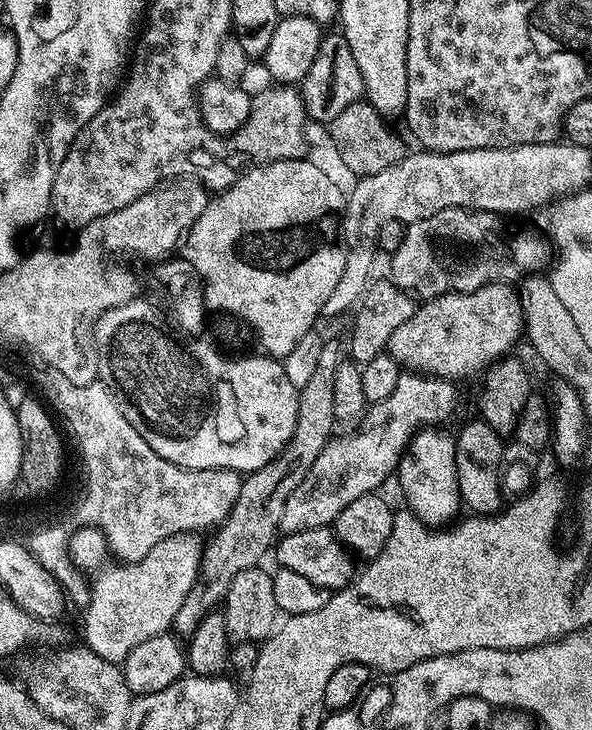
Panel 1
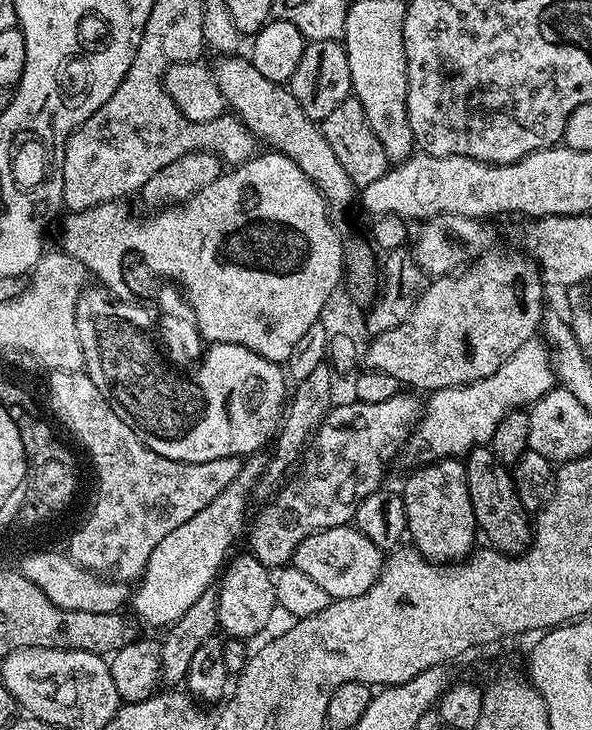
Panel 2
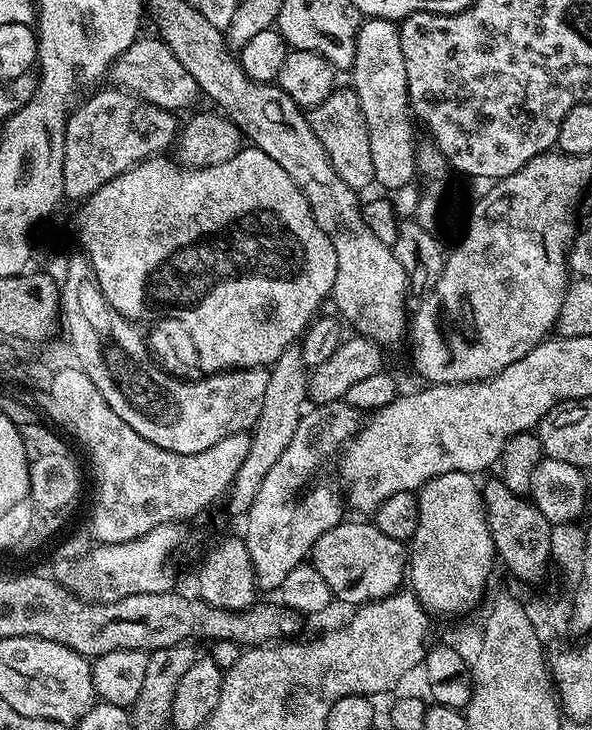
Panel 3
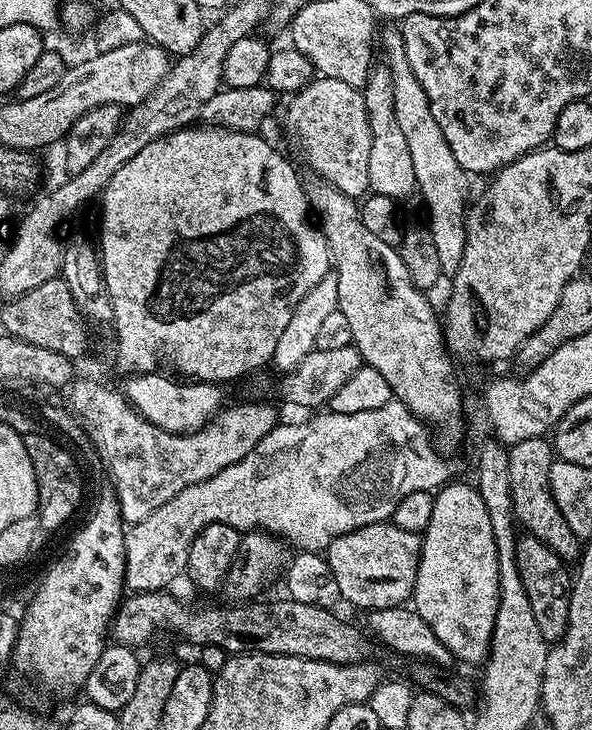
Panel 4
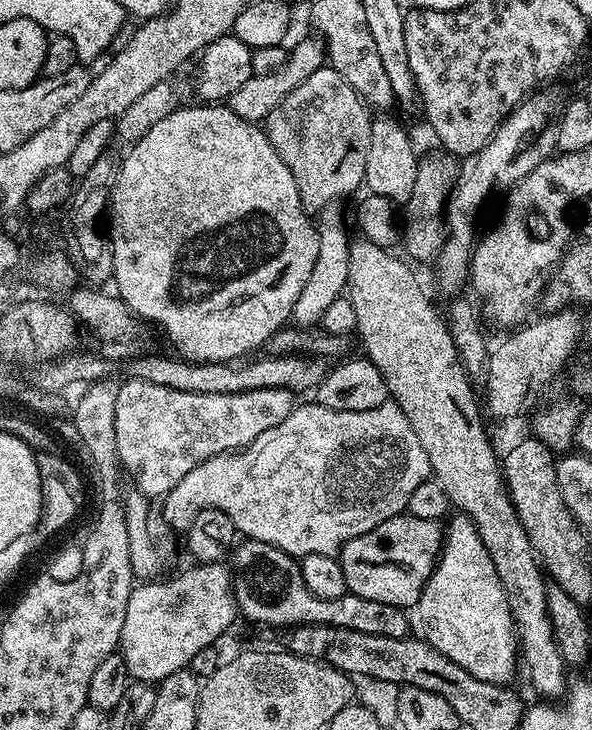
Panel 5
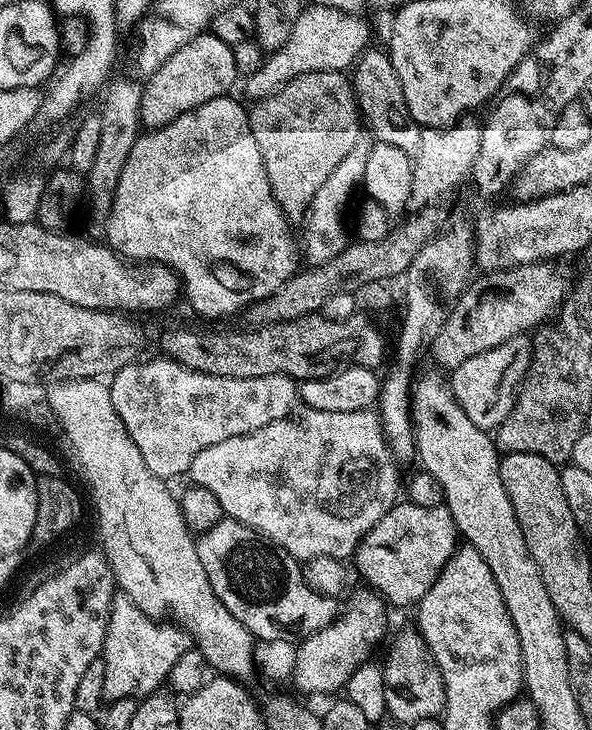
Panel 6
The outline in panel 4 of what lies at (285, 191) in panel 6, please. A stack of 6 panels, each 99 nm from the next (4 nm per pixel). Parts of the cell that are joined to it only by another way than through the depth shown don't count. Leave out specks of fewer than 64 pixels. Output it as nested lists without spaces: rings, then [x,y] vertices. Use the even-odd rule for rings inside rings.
[[[317,75],[301,92],[295,93],[288,104],[288,128],[302,151],[308,155],[320,179],[333,184],[342,194],[360,198],[369,191],[370,182],[370,122],[366,114],[366,102],[361,89],[350,86],[346,82],[338,82],[338,78],[326,78]]]

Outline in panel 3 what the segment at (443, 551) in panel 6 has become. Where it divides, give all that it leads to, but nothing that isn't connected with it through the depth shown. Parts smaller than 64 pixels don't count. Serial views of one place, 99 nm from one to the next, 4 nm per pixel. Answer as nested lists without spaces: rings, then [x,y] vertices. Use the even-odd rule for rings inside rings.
[[[349,519],[334,530],[326,530],[312,548],[310,562],[322,574],[326,586],[330,586],[333,597],[344,604],[359,606],[371,604],[401,591],[406,580],[406,548],[403,543],[376,528],[375,523],[359,524]]]

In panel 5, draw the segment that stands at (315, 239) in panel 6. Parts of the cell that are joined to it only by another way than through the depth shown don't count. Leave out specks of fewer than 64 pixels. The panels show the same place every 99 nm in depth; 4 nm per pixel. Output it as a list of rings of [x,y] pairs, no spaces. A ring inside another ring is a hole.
[[[328,204],[320,212],[320,220],[316,224],[318,236],[318,258],[314,262],[314,270],[310,270],[310,278],[306,286],[302,286],[302,294],[298,302],[294,302],[290,317],[293,325],[308,330],[319,325],[322,314],[340,296],[345,295],[348,287],[348,271],[350,270],[350,250],[352,244],[348,240],[348,232],[344,229],[344,216],[336,204]]]

